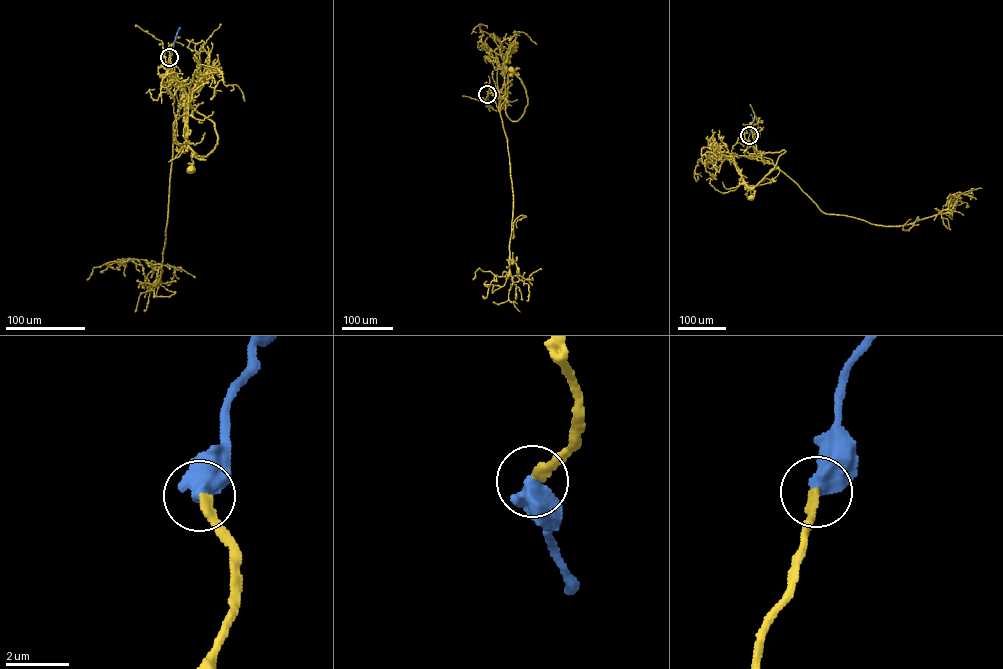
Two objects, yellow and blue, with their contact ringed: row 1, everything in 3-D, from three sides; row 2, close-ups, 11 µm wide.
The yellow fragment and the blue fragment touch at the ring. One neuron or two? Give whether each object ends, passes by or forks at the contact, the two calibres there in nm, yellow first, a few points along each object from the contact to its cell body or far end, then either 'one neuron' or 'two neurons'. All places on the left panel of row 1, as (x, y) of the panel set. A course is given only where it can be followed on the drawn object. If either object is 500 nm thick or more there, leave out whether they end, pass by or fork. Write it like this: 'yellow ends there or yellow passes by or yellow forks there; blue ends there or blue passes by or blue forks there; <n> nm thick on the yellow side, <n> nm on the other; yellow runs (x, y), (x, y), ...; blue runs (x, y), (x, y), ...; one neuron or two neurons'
280 nm thick on the yellow side, 600 nm on the other; yellow runs (169, 57), (176, 118), (189, 102), (214, 123), (217, 137), (209, 154), (191, 156), (191, 169); blue runs (169, 57), (180, 27); one neuron

